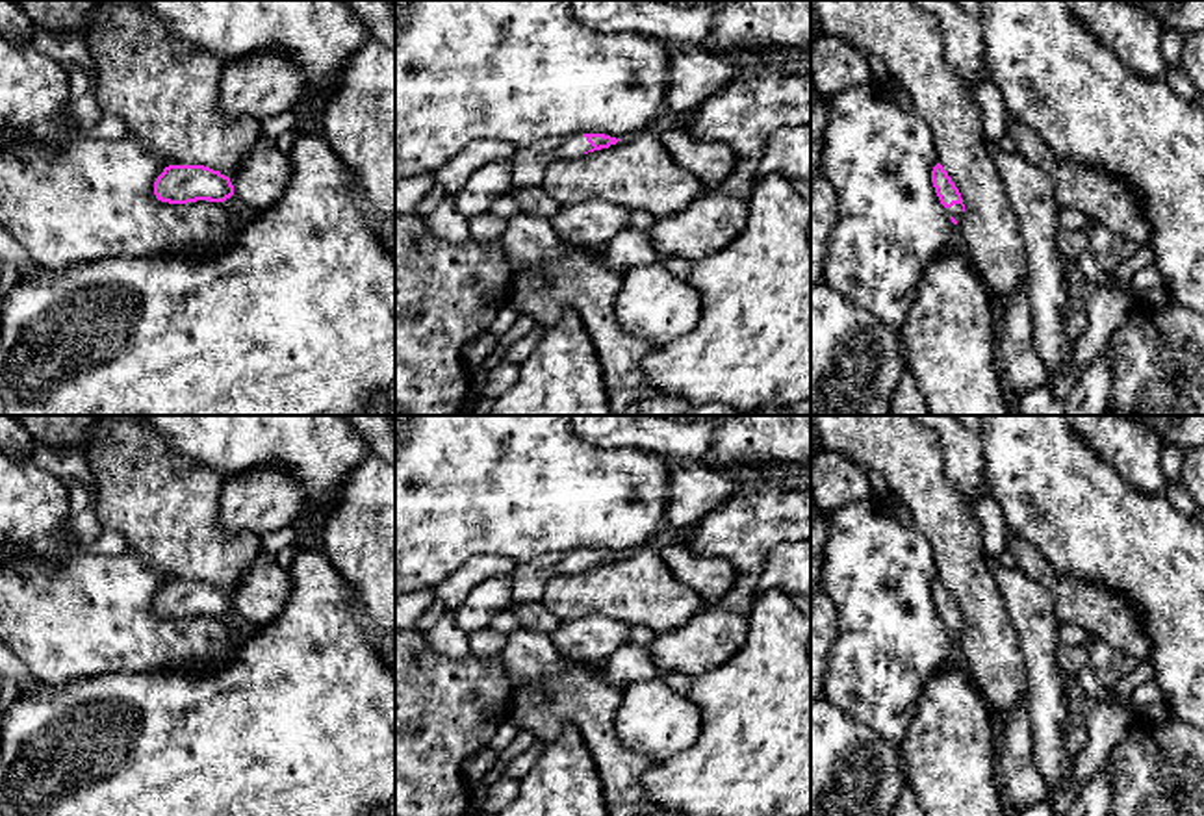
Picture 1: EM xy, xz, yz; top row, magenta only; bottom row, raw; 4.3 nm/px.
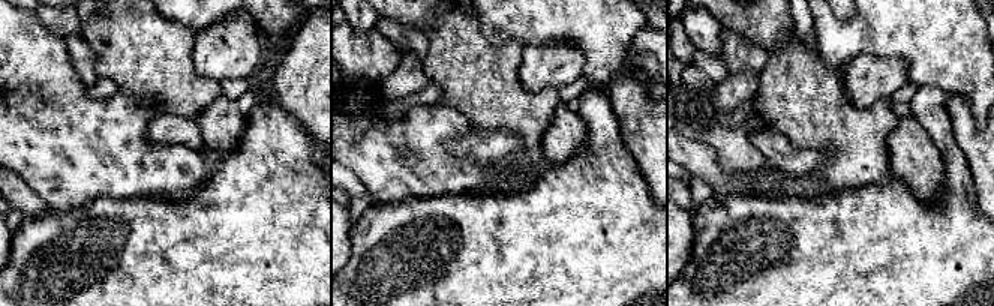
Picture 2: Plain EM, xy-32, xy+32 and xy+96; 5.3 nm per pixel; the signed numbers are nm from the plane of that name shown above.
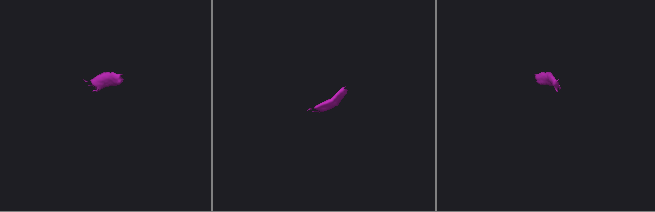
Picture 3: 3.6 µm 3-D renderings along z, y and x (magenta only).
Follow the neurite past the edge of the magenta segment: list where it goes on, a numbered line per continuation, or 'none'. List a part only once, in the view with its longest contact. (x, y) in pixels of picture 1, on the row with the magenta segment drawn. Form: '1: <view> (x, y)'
1: xz (527, 164)

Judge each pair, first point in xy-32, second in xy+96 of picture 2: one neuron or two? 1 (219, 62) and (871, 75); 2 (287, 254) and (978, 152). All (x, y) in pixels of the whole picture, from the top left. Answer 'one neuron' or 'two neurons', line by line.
1: one neuron
2: two neurons

